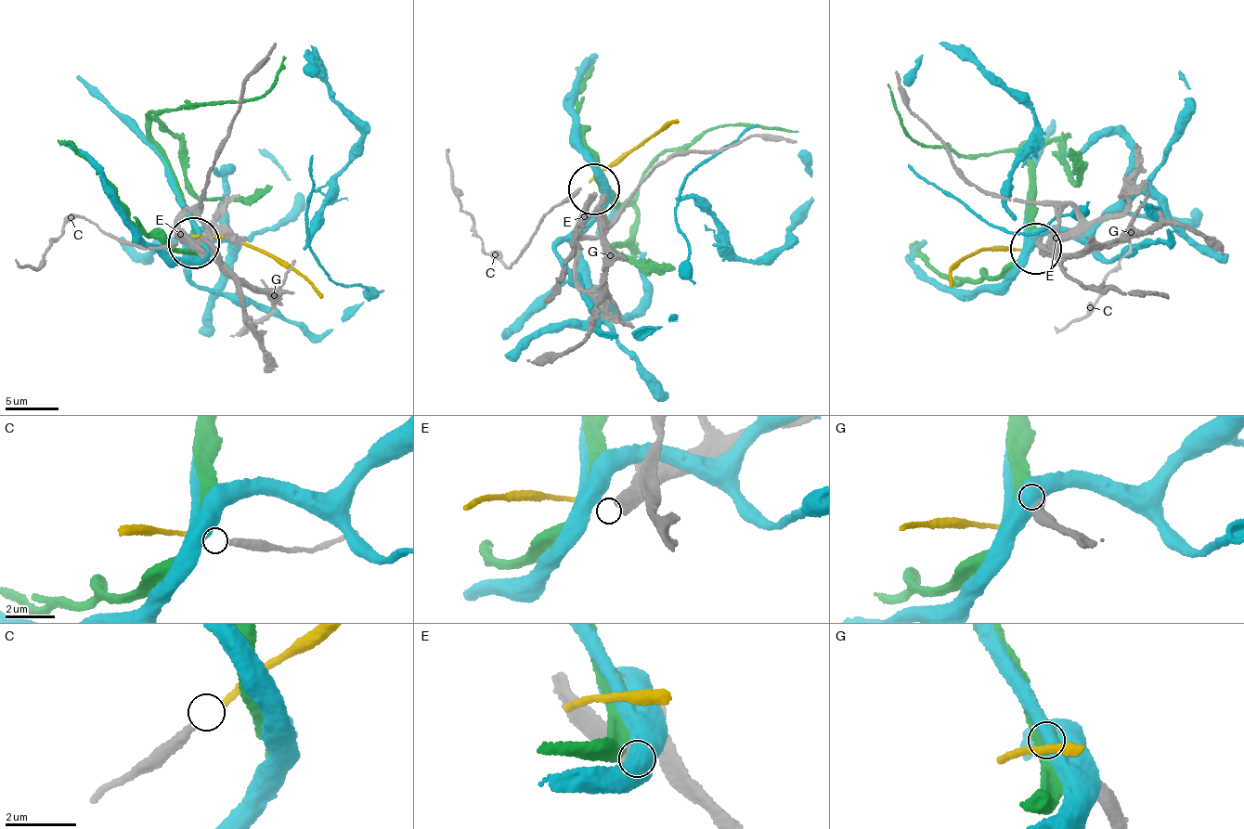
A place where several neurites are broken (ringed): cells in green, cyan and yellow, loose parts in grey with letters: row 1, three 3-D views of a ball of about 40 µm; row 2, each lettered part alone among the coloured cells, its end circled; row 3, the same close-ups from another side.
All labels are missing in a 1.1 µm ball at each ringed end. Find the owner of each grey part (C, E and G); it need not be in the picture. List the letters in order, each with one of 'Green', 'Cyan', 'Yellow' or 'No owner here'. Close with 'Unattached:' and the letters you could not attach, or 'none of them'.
C: Yellow
E: No owner here
G: Green
Unattached: E

